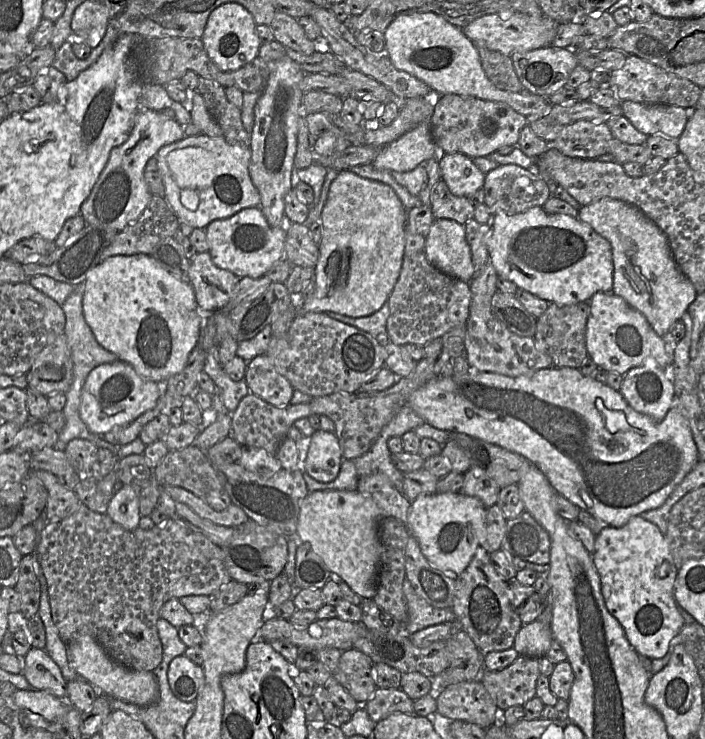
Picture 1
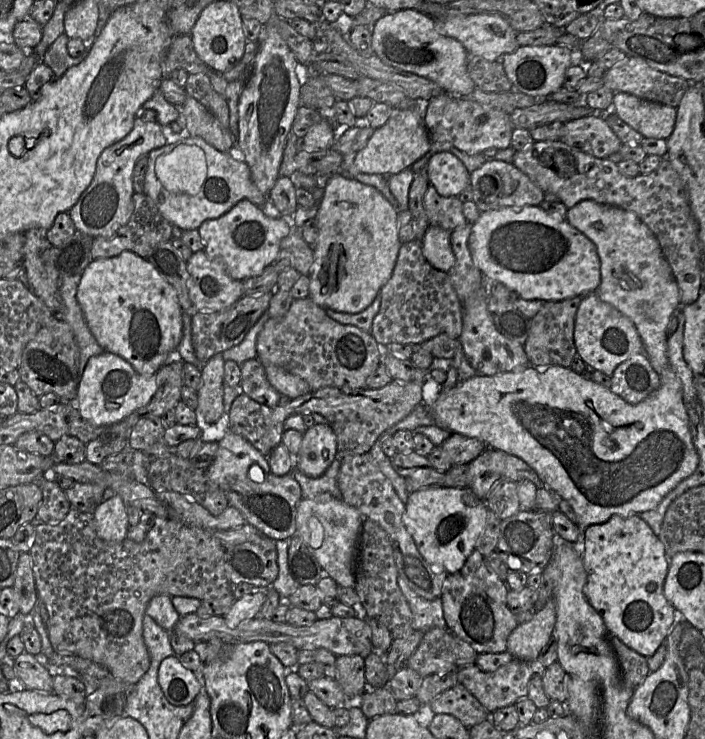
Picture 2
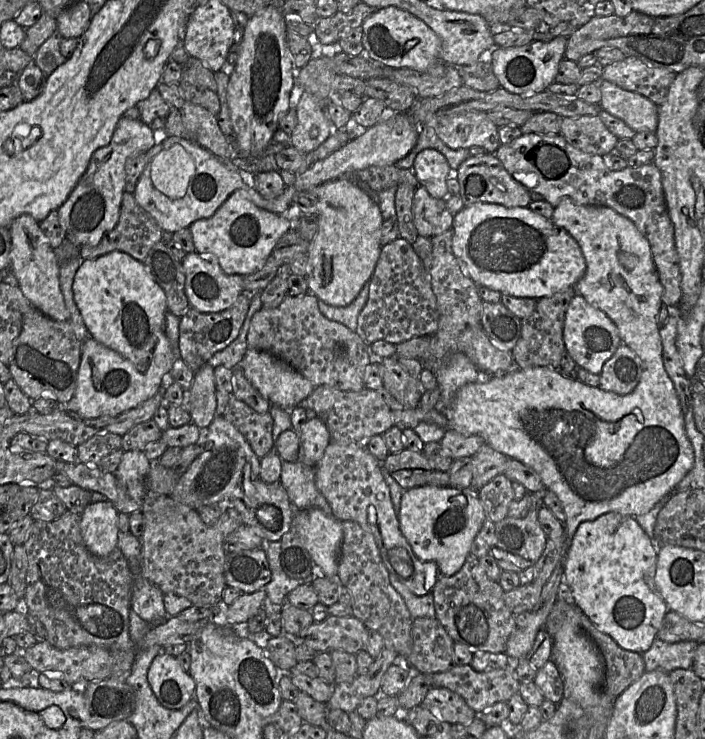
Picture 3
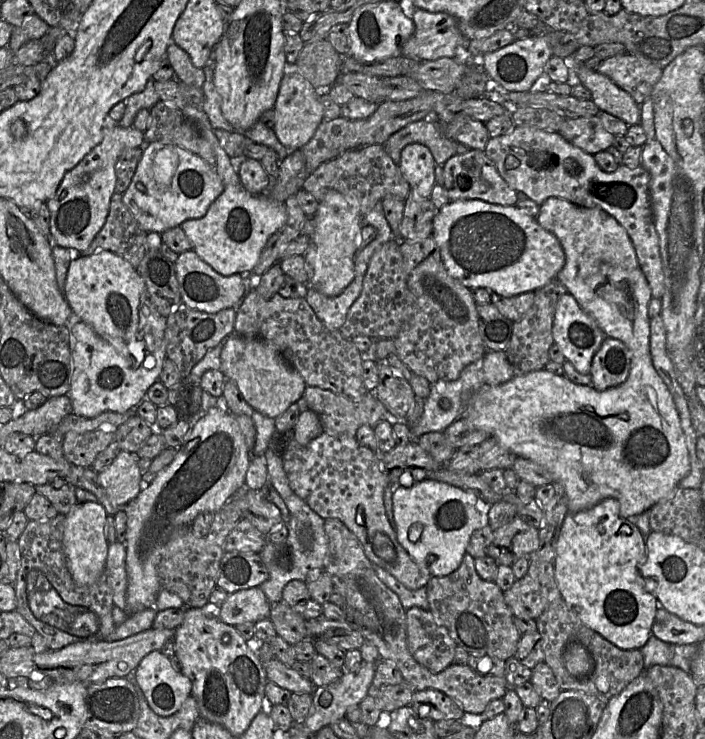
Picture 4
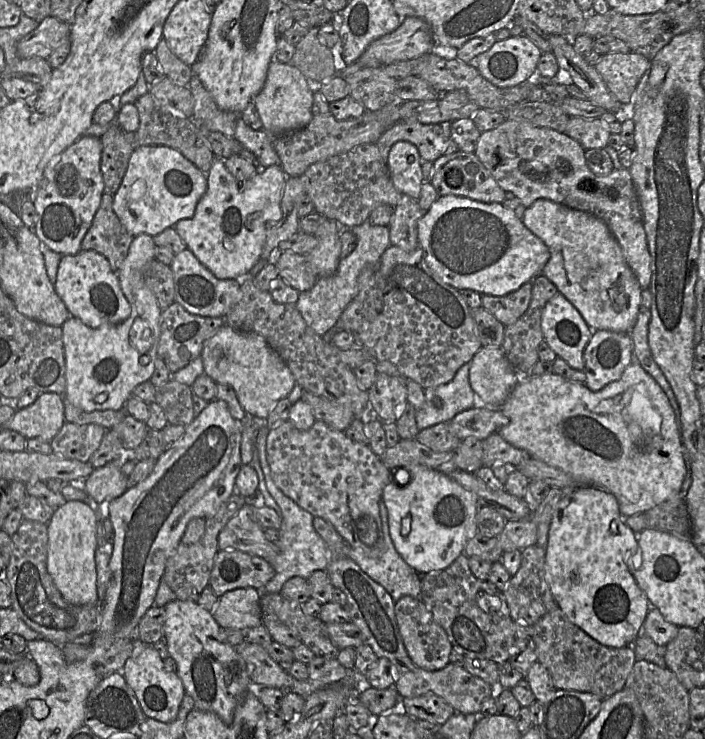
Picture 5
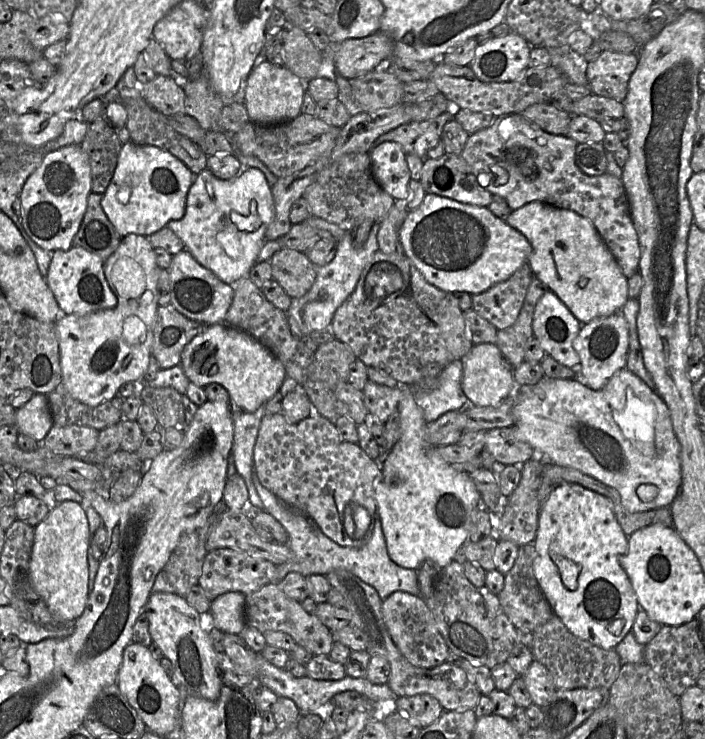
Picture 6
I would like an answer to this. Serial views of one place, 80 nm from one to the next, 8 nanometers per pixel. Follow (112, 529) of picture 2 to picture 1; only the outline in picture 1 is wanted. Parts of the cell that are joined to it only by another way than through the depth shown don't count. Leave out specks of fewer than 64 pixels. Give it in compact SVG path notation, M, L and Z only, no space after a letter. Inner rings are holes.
M123 485L109 502L106 514L125 529L137 528L142 517L139 511L140 489Z

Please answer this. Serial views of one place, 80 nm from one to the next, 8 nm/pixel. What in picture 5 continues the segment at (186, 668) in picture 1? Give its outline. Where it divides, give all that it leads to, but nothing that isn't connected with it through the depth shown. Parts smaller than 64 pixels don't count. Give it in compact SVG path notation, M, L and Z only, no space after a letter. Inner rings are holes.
M134 641L134 650L127 659L121 674L133 690L143 713L152 719L169 723L175 720L186 694L184 685L176 672L169 671L157 650L151 644Z

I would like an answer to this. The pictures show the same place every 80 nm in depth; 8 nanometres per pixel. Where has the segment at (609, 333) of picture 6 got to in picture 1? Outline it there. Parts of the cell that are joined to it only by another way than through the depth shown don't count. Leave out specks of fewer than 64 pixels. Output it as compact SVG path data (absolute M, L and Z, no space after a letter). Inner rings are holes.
M647 359L623 375L619 389L634 410L657 422L663 420L675 397L671 365L665 370Z

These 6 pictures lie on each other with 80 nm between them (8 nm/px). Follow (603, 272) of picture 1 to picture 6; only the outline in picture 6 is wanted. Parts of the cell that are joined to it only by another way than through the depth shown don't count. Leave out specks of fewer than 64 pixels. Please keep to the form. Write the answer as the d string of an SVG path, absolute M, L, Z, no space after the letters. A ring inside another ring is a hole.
M428 193L420 206L408 212L400 228L399 239L404 255L418 269L423 278L448 293L466 292L471 295L483 293L496 284L506 281L527 264L531 253L528 240L509 226L505 219L495 216L488 207L465 204Z

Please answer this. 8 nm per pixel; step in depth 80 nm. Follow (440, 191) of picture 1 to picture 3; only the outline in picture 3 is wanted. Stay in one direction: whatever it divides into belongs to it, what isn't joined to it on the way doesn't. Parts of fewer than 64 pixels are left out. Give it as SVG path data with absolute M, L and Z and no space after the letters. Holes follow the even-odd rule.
M421 185L415 189L412 212L421 237L431 238L452 228L454 214L448 210L445 199L432 197Z

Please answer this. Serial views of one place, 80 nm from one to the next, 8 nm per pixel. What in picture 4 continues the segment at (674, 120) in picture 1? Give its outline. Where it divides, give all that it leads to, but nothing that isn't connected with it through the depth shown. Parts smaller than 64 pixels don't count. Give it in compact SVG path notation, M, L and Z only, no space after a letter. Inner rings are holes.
M574 55L564 58L570 71L575 70L577 78L591 92L591 100L601 111L610 113L628 125L640 124L641 108L633 97L621 89L610 78L598 71L585 67L575 60Z

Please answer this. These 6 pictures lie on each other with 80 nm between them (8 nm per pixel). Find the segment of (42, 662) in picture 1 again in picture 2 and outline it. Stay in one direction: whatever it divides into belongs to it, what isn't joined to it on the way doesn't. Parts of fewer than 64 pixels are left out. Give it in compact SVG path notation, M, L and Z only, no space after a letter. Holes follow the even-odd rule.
M24 651L13 659L13 667L17 678L21 680L26 689L53 692L54 676L35 655Z

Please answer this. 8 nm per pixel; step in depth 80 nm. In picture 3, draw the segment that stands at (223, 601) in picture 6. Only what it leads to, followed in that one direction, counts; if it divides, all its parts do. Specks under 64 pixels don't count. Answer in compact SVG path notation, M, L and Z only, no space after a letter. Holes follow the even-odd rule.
M264 590L245 593L228 606L226 621L230 624L247 622L258 613L262 605L269 617L280 611L282 606L272 603Z

